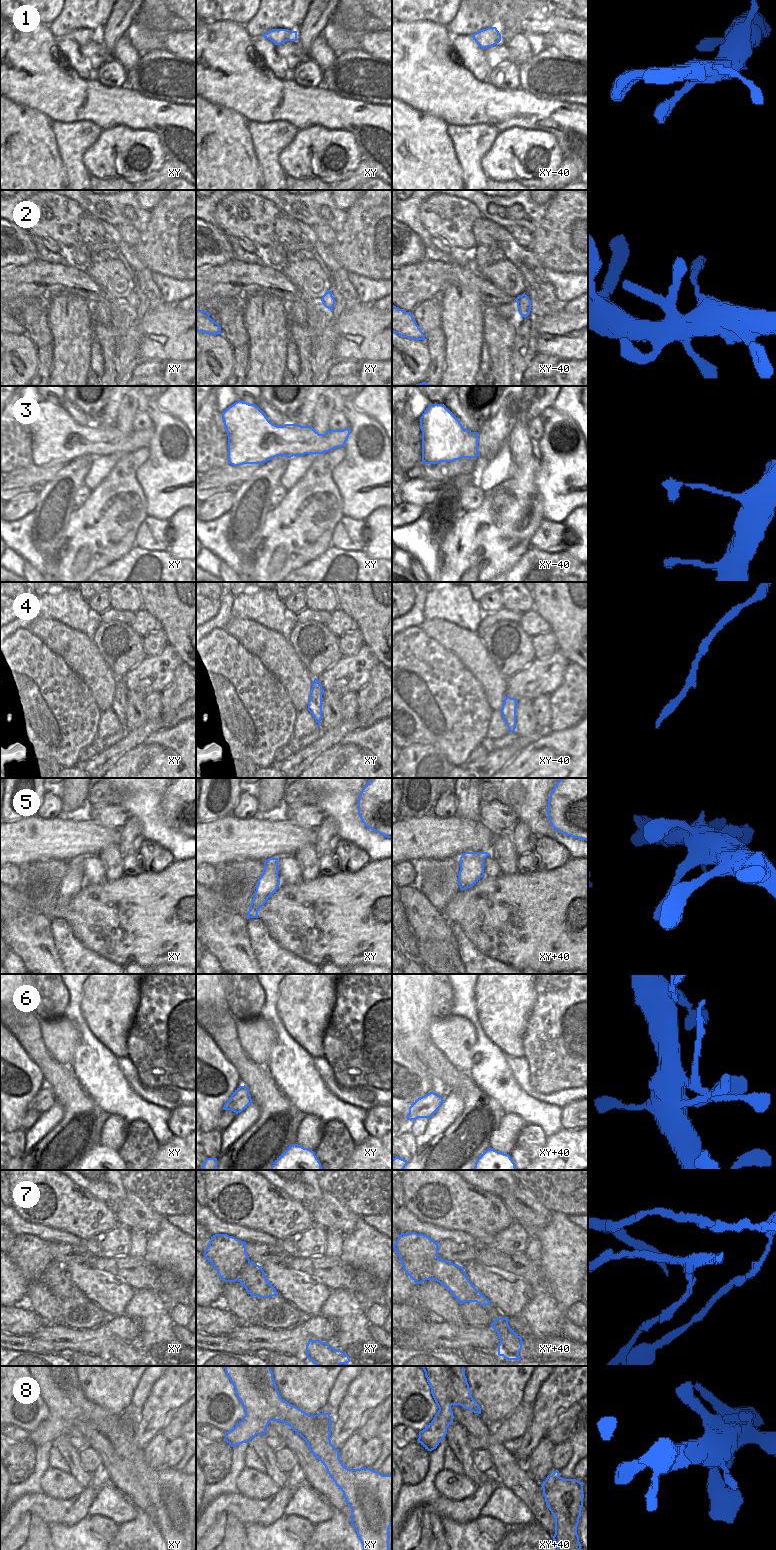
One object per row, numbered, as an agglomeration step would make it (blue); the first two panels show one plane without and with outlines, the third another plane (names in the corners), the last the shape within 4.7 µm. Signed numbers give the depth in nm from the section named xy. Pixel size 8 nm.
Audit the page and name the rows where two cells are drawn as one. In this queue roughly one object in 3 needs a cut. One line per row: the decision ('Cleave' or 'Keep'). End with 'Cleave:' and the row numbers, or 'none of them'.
1: Keep
2: Cleave
3: Keep
4: Keep
5: Keep
6: Keep
7: Cleave
8: Keep
Cleave: 2, 7

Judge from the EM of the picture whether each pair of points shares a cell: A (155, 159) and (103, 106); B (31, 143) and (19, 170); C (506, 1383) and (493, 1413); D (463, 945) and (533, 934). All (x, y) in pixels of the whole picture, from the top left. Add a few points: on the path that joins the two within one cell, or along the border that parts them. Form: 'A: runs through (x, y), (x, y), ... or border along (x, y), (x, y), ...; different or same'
A: border along (145, 128), (114, 125), (103, 129); different
B: runs through (24, 150), (19, 155), (19, 163); same
C: runs through (499, 1390), (495, 1406); same
D: border along (458, 925), (463, 933), (483, 953), (492, 957); different

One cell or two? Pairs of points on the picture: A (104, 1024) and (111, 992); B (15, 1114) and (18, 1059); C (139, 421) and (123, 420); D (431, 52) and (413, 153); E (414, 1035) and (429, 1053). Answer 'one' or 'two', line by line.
A: one
B: one
C: two
D: two
E: two

